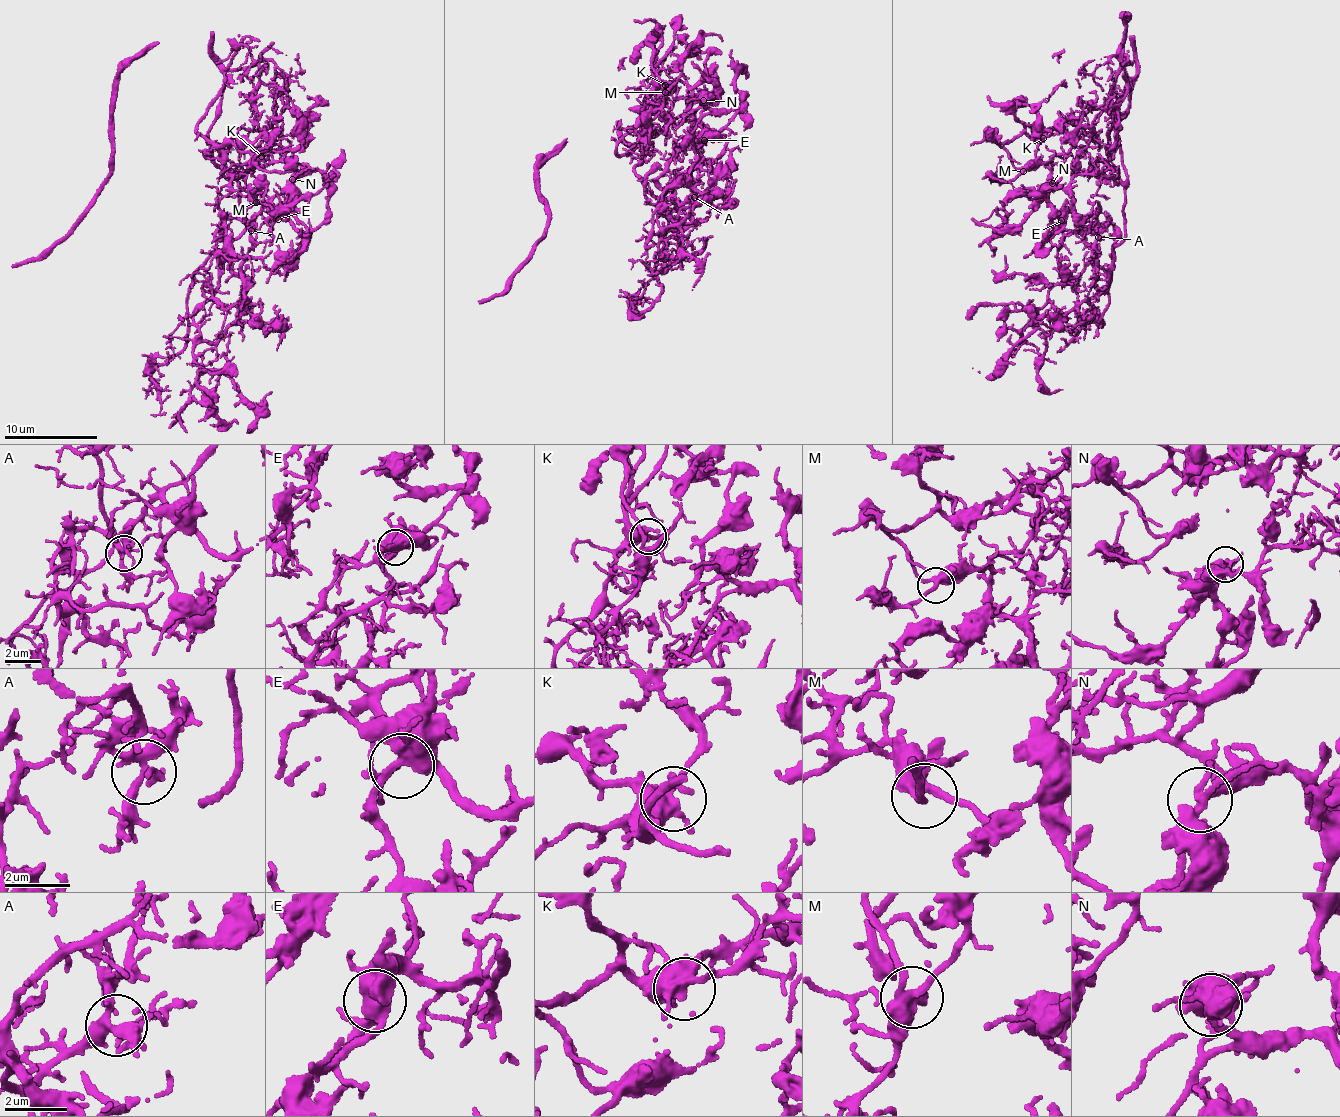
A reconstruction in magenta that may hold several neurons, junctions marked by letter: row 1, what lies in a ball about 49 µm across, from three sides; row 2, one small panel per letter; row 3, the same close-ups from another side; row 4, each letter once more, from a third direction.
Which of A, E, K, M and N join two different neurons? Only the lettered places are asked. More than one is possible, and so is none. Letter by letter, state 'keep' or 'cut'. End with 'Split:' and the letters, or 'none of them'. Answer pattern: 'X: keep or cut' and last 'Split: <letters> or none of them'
A: keep
E: keep
K: keep
M: keep
N: keep
Split: none of them

